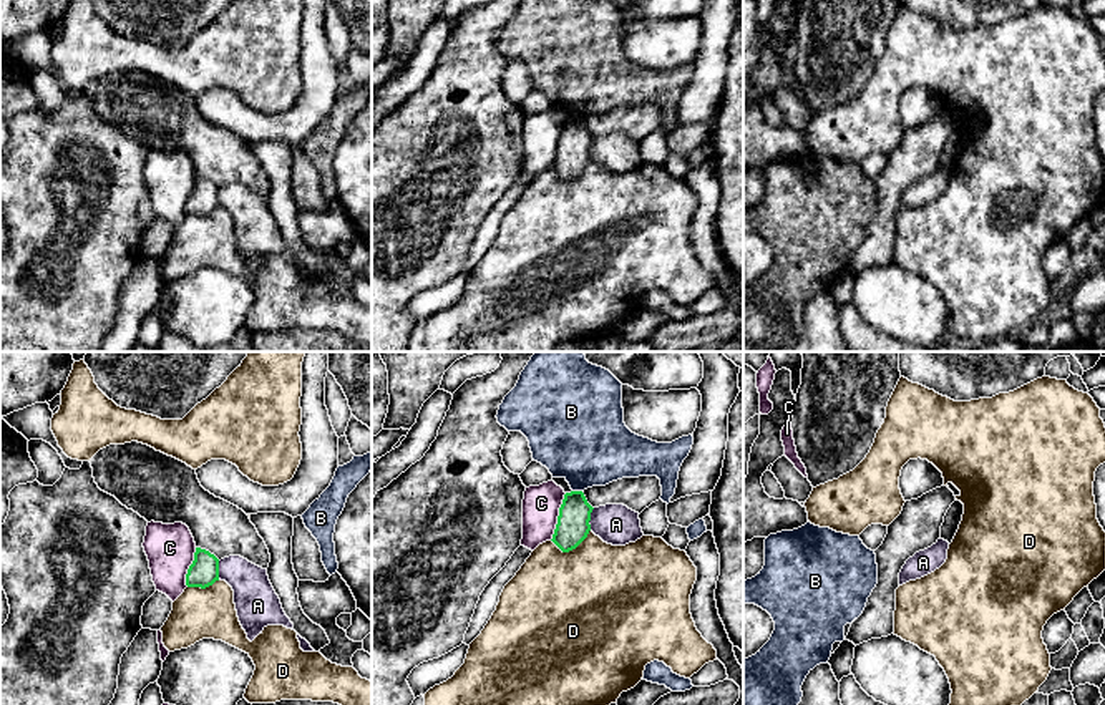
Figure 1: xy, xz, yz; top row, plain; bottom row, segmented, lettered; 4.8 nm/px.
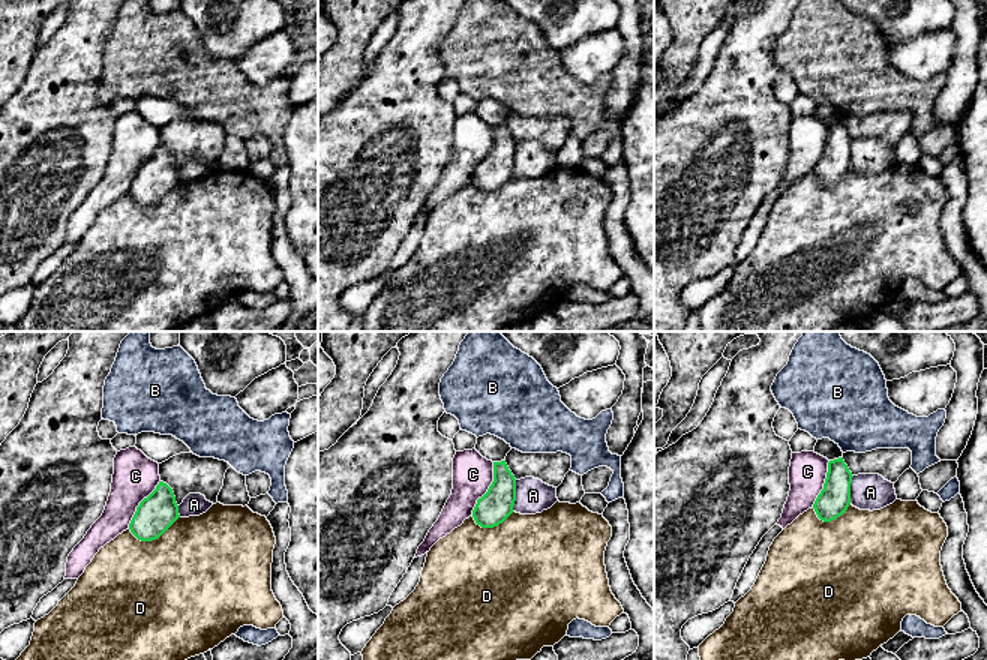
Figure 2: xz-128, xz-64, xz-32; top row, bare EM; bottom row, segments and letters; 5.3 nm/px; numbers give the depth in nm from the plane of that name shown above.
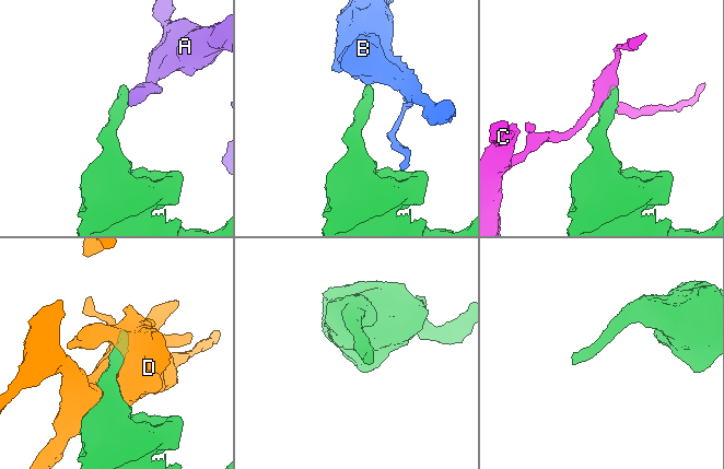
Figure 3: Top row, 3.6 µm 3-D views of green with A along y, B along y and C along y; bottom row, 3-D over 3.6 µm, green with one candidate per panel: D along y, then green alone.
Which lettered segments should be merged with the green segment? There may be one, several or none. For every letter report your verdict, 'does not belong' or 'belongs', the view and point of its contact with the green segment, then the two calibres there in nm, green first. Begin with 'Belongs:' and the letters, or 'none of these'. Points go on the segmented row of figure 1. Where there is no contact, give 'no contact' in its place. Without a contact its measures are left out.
Belongs: none of these
A: does not belong; meets green in xz at (589, 520); 160 nm thick on the green side, 200 nm on the other
B: does not belong; meets green in xz at (578, 491); 160 nm thick on the green side, 400 nm on the other
C: does not belong; meets green in xz at (558, 516); 160 nm thick on the green side, 180 nm on the other
D: does not belong; meets green in xz at (571, 549); 160 nm thick on the green side, 500 nm on the other

